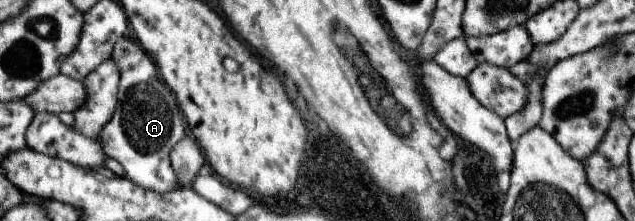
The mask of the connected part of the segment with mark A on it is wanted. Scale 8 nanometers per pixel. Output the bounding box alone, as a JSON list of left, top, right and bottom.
[97,36,184,193]

